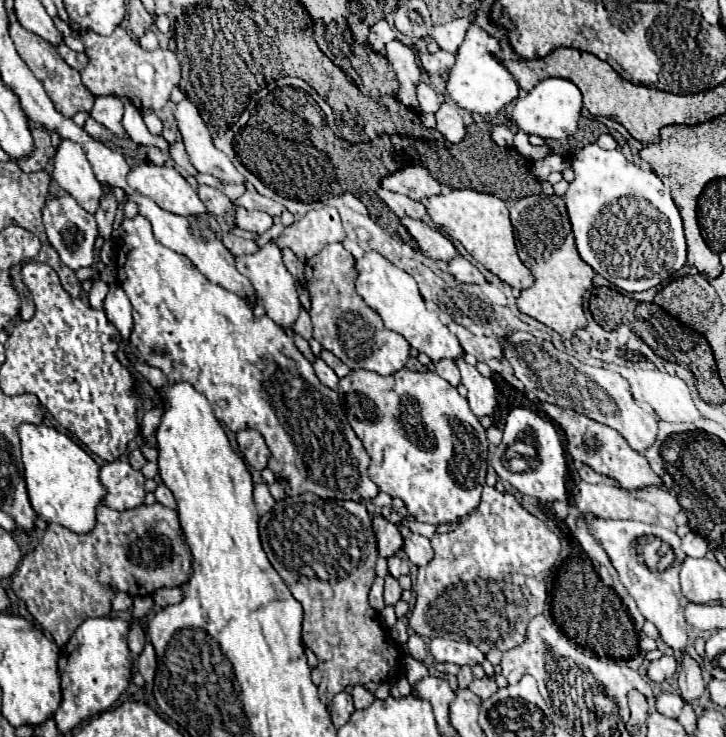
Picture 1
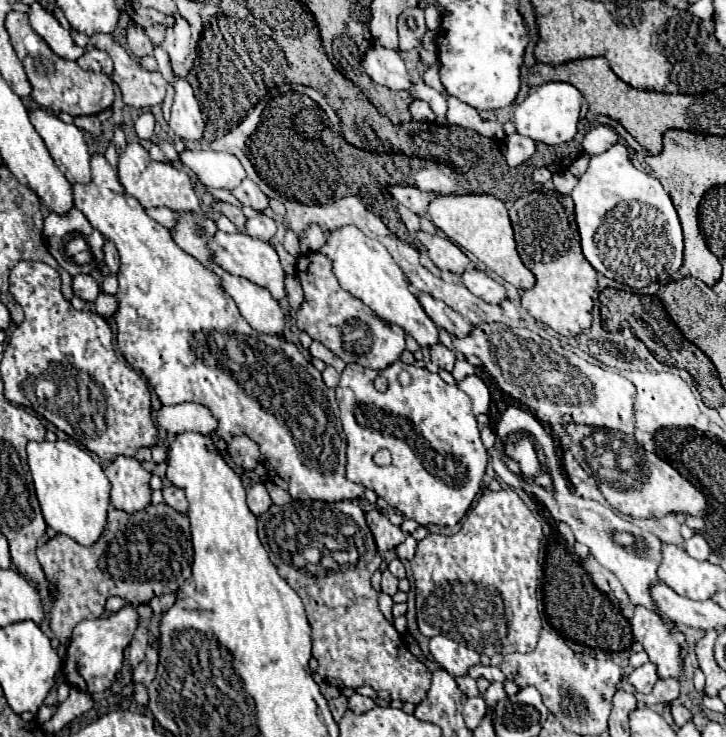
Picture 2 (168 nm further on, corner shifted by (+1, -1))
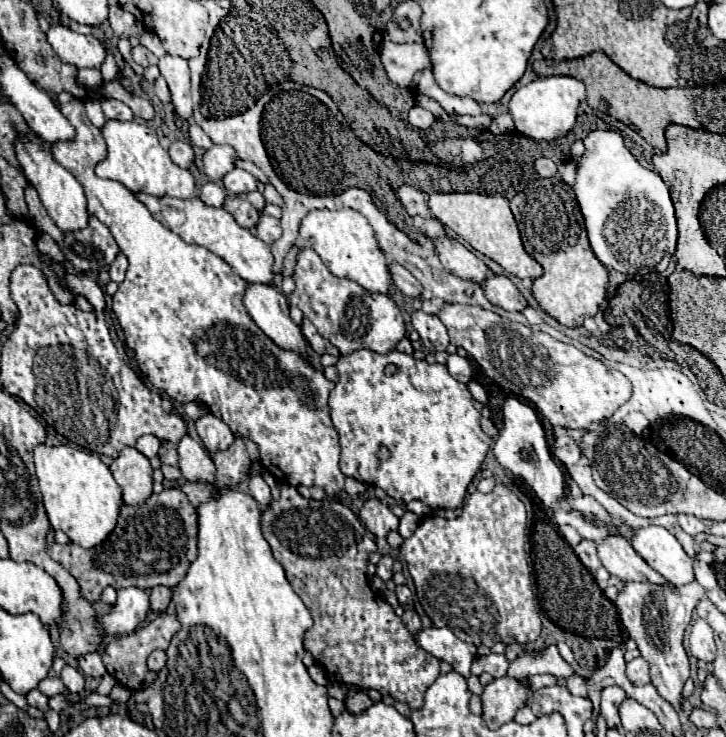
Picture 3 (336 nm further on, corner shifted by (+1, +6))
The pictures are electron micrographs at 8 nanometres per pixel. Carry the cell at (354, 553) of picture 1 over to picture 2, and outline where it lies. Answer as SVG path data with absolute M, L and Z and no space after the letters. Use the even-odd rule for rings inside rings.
M295 500L295 502L289 502L289 504L283 504L283 506L271 506L263 516L259 516L259 538L261 538L261 542L263 542L263 546L265 546L265 550L269 552L269 558L271 558L271 562L275 564L275 568L279 570L279 576L301 596L301 600L303 600L303 606L305 606L305 610L307 610L307 618L309 618L309 624L311 624L311 628L313 628L313 656L317 658L317 662L319 662L319 668L317 668L317 672L323 676L323 680L325 682L329 682L331 686L337 686L337 688L359 688L359 686L371 686L375 692L377 692L377 696L379 698L383 698L383 700L387 700L387 702L391 702L391 700L401 700L401 702L411 702L411 704L419 704L425 696L427 696L427 690L429 690L429 682L431 682L431 672L425 668L425 664L423 662L419 662L411 652L409 652L409 648L407 648L407 644L405 644L405 640L401 638L401 634L395 630L395 626L393 626L393 622L391 620L387 620L383 614L381 614L381 610L379 610L379 606L377 606L377 592L373 590L373 586L371 586L371 574L375 572L375 570L379 570L379 564L383 562L383 558L379 556L379 552L377 552L377 546L375 546L375 540L373 540L373 534L371 534L371 530L367 528L367 522L365 522L365 512L357 506L357 504L353 504L353 502L319 502L319 500L307 500L307 502L299 502L299 500Z

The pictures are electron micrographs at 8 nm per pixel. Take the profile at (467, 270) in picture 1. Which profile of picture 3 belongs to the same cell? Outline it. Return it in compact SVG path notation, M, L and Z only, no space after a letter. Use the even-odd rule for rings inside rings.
M489 273L487 279L481 283L481 287L485 291L485 297L493 305L503 307L505 311L521 311L527 305L525 297L517 291L513 281L509 277L505 277L505 275Z

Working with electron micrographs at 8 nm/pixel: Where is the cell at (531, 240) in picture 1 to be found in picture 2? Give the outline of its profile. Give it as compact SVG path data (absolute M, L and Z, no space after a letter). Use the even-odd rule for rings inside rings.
M553 190L553 202L547 192L533 192L517 198L509 206L509 218L515 230L517 252L529 270L533 270L537 284L523 292L521 304L527 312L551 326L561 336L577 336L591 326L593 296L597 290L597 272L581 254L577 224L567 218L565 206L559 202L559 192Z

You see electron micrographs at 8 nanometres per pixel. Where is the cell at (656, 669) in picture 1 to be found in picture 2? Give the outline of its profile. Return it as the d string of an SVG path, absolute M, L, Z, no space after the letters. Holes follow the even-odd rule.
M651 662L635 668L635 670L627 676L627 682L633 684L633 688L635 688L639 694L649 694L649 692L653 690L653 686L655 686L657 680L659 680L659 676L657 676L657 666L651 664Z

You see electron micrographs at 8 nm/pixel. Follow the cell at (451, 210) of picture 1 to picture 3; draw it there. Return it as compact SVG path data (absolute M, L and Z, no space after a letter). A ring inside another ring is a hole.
M433 193L429 197L431 215L437 217L445 227L453 229L461 239L465 239L475 251L499 263L507 273L519 279L537 279L543 275L543 267L525 253L517 223L509 209L509 201L501 195L481 195L481 193Z

